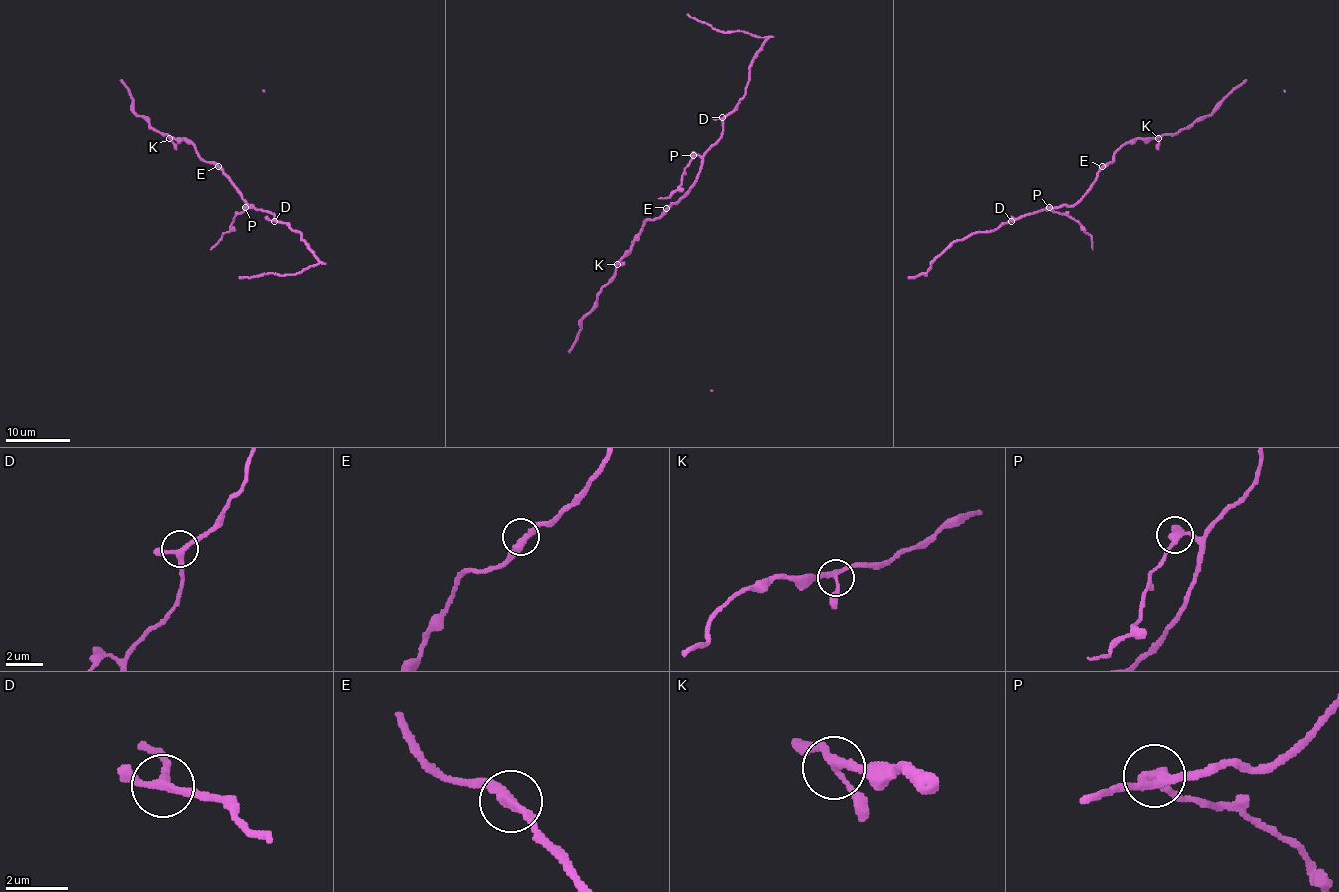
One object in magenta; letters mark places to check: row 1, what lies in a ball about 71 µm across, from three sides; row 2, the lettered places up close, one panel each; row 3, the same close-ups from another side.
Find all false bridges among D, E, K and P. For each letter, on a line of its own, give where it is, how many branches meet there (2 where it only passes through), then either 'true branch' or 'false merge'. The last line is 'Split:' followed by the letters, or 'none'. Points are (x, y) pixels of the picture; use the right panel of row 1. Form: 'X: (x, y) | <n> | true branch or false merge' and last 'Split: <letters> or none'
D: (1011, 221) | 3 | true branch
E: (1102, 166) | 2 | true branch
K: (1158, 138) | 3 | true branch
P: (1049, 207) | 2 | false merge
Split: P

